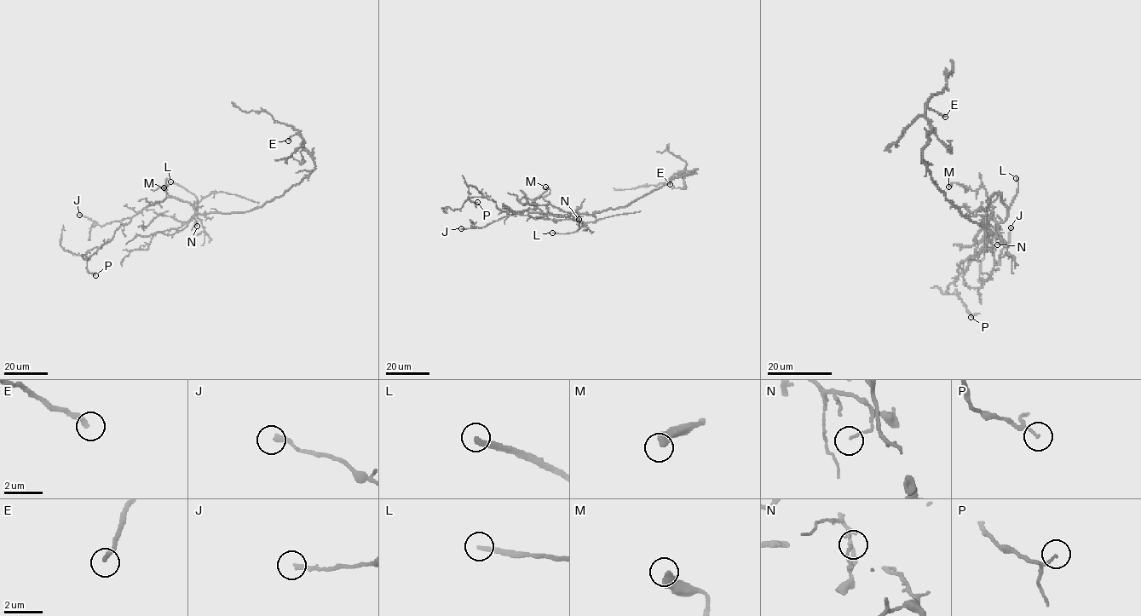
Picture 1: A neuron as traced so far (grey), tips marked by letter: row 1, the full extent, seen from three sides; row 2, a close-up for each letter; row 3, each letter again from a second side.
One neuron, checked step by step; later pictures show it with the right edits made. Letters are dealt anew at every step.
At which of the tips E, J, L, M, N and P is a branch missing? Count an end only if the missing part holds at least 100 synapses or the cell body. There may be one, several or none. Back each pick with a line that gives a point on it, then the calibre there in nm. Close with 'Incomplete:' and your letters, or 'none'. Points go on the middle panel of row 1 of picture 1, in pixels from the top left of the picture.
L: Place: (552, 233). Thickness 240 nm
Incomplete: L

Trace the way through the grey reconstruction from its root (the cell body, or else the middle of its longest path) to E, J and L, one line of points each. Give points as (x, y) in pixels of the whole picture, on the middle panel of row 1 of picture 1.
E: (611, 209), (625, 207), (672, 179), (696, 169), (688, 175), (683, 170), (678, 171), (670, 184)
J: (611, 209), (591, 214), (578, 213), (575, 216), (514, 211), (481, 227), (461, 228)
L: (611, 209), (591, 214), (578, 213), (579, 227), (573, 233), (552, 233)

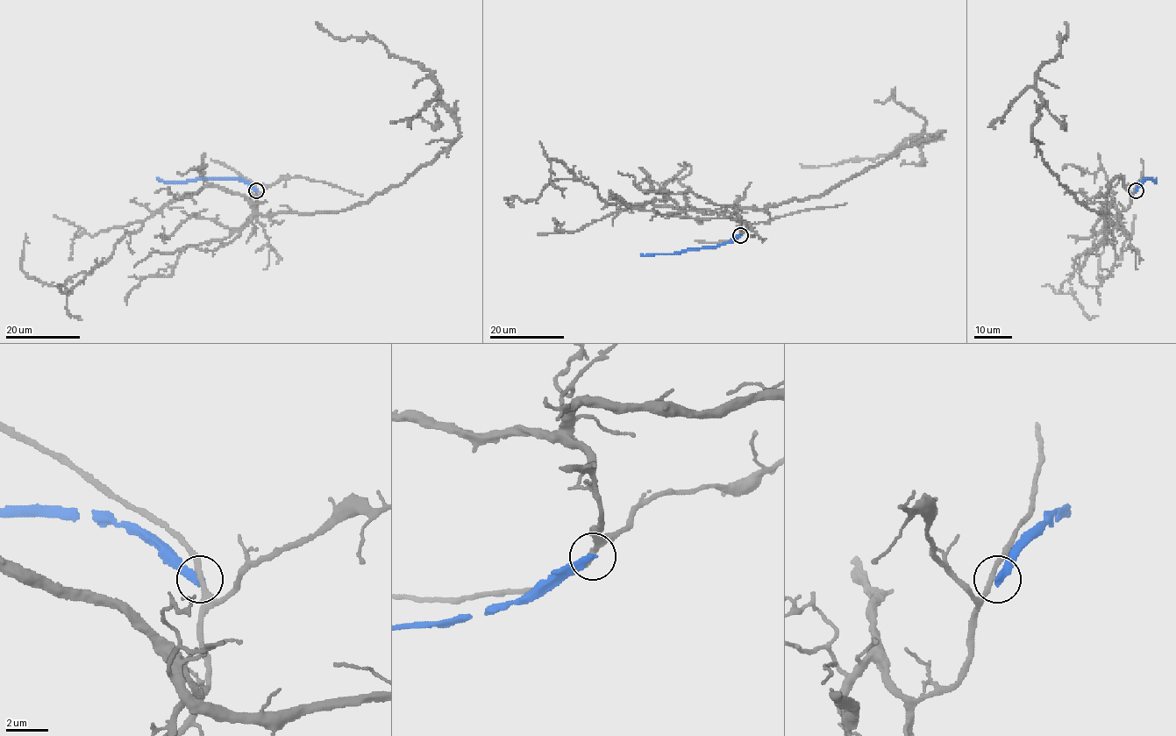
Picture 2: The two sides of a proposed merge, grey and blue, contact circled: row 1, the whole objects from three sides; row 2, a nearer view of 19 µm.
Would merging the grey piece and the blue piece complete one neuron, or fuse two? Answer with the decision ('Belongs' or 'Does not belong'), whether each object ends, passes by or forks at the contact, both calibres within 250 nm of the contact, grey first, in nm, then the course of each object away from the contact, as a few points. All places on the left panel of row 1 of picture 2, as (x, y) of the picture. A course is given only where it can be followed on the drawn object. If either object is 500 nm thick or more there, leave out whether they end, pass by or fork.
Does not belong. At the ring grey passes by. At the ring blue ends. Thickness 240 nm (grey) against 380 nm. Course of grey: (256, 190), (253, 208), (263, 214), (341, 211), (403, 182), (459, 137), (428, 71), (316, 23). Course of blue: (256, 190), (238, 178), (200, 178), (189, 181), (162, 181), (156, 178)

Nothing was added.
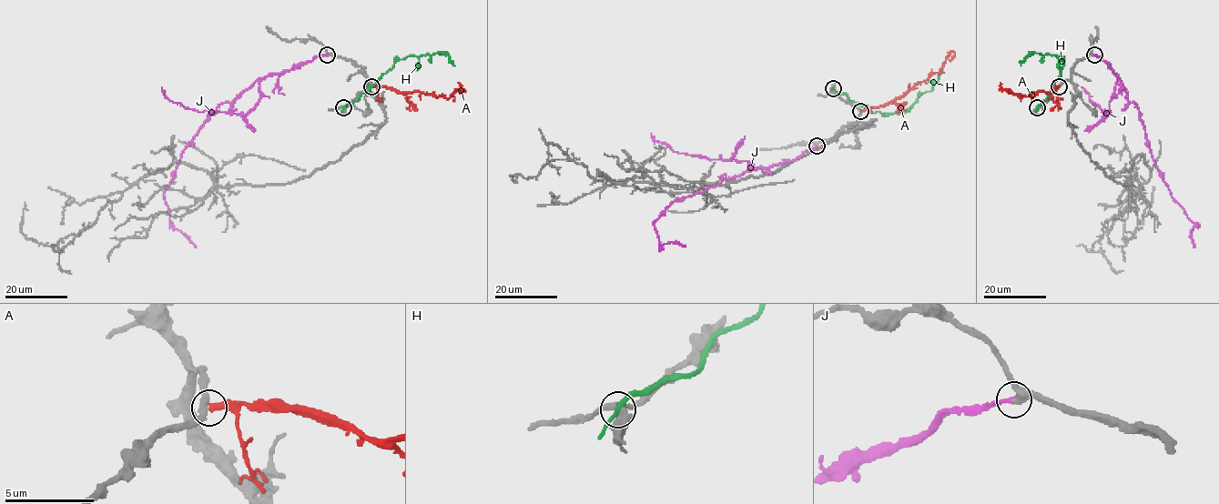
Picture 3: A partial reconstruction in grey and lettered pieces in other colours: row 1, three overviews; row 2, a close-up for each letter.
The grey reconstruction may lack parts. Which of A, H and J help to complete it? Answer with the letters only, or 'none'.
J

